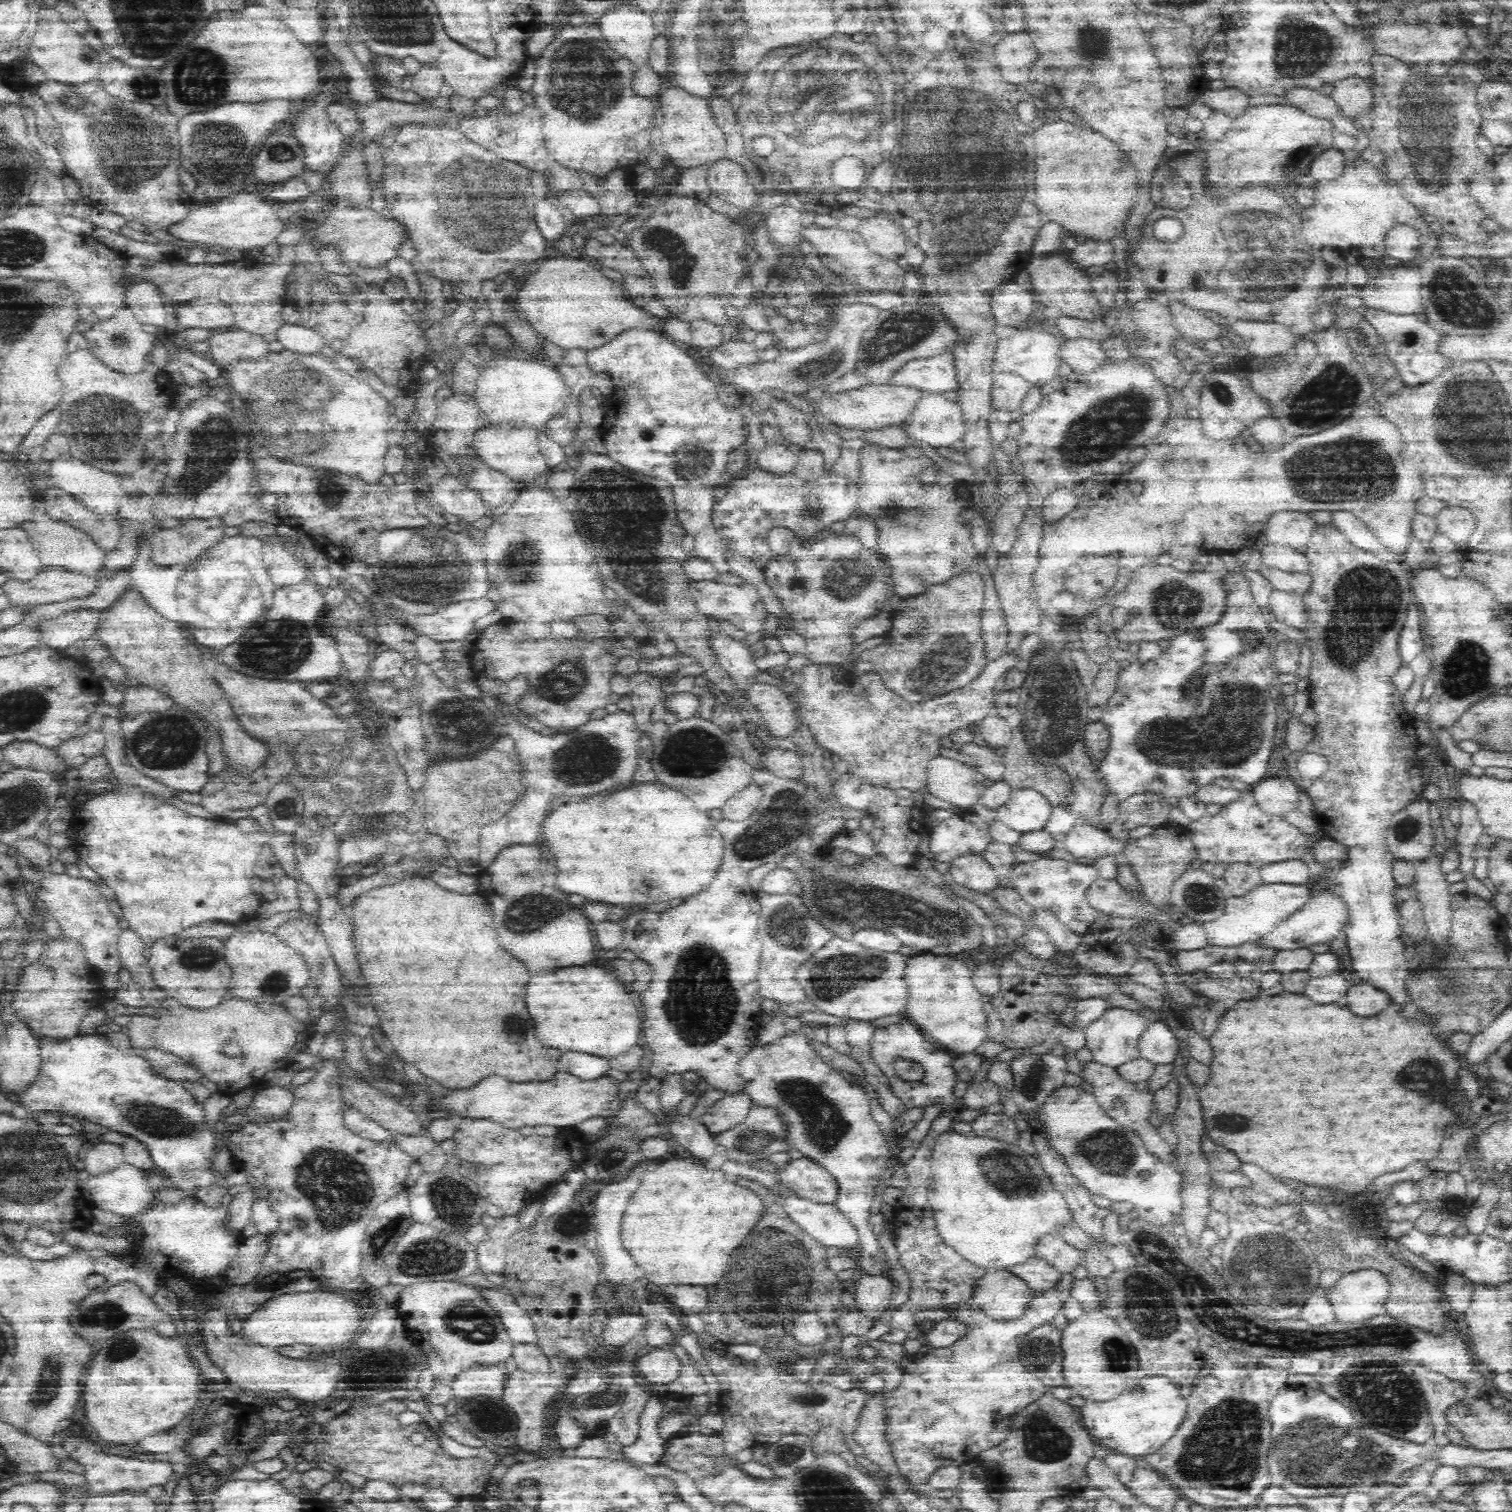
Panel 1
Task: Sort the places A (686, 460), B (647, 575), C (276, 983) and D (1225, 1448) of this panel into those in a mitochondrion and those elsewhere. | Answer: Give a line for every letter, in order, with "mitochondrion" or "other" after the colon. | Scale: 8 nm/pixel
A: mitochondrion
B: mitochondrion
C: mitochondrion
D: mitochondrion

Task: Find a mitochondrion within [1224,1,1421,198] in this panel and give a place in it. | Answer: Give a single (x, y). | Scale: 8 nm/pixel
(1300, 51)

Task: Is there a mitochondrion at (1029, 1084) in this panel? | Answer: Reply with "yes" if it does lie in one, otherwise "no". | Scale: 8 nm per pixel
yes

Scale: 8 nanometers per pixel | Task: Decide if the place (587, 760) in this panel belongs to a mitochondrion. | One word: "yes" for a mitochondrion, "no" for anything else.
yes

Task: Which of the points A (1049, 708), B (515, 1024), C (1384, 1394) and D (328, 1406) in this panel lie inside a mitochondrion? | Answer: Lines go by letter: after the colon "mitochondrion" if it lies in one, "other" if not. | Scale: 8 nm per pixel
A: mitochondrion
B: mitochondrion
C: mitochondrion
D: other

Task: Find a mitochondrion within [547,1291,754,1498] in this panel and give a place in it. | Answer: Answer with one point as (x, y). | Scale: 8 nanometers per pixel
(578, 1403)

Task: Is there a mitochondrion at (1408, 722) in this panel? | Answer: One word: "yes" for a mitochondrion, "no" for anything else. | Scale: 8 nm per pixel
no

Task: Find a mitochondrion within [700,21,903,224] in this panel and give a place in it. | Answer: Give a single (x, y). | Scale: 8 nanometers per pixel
(785, 98)

